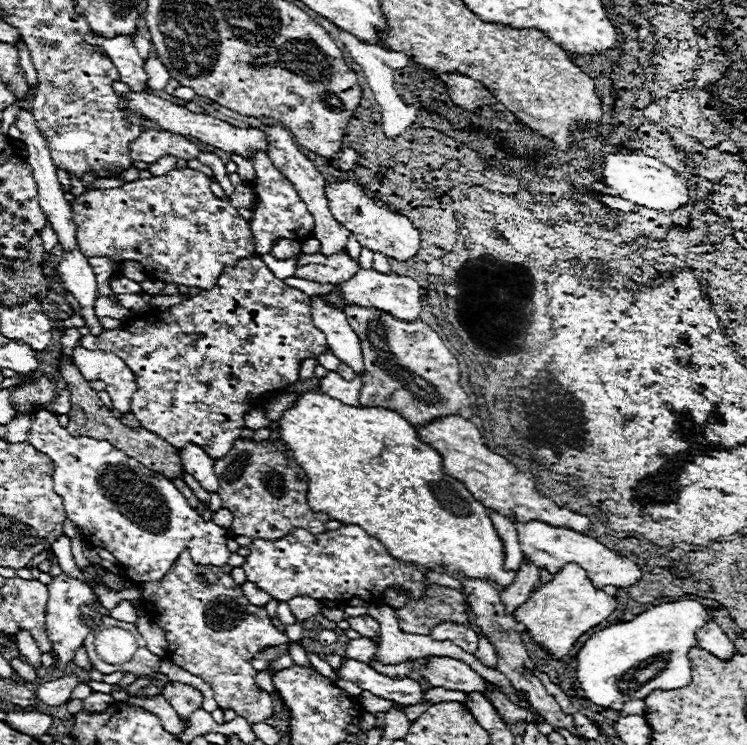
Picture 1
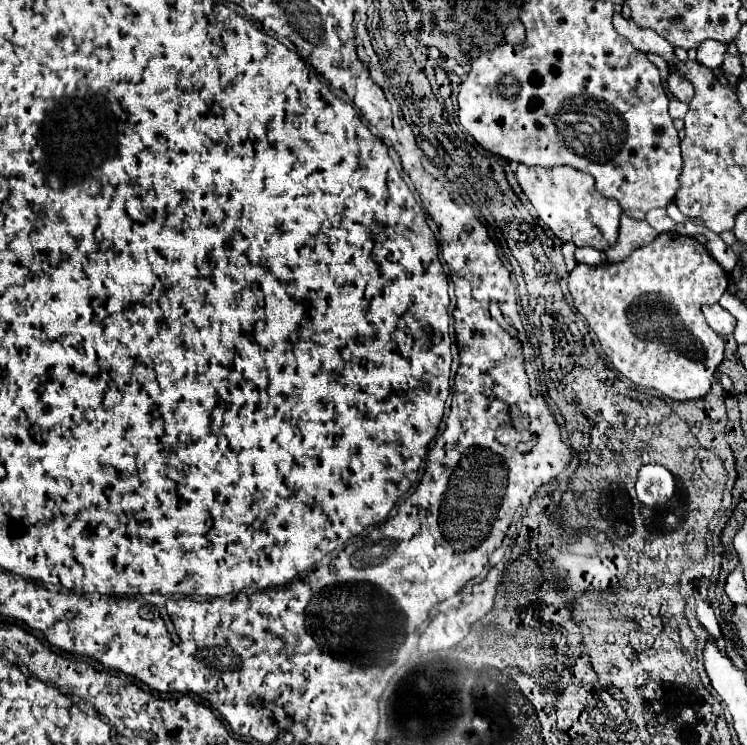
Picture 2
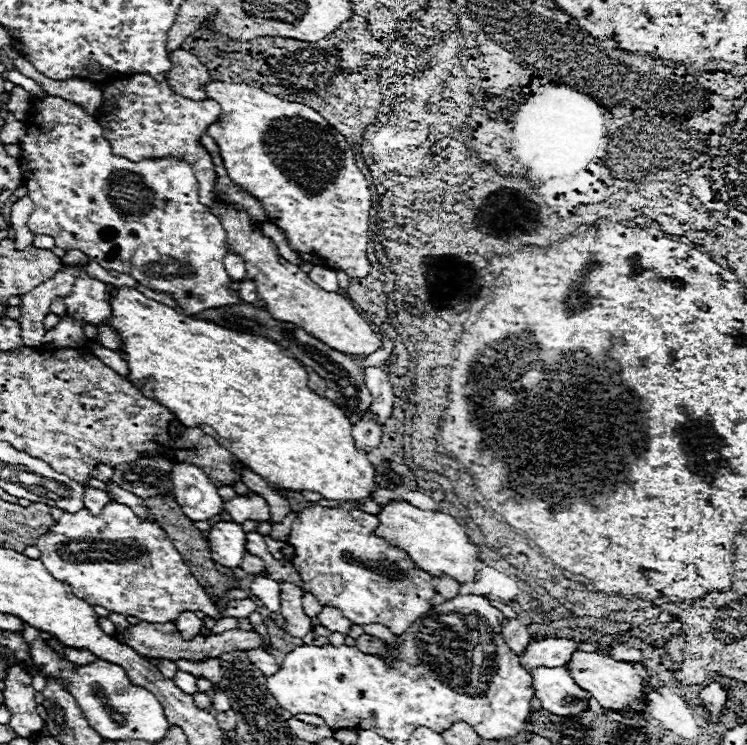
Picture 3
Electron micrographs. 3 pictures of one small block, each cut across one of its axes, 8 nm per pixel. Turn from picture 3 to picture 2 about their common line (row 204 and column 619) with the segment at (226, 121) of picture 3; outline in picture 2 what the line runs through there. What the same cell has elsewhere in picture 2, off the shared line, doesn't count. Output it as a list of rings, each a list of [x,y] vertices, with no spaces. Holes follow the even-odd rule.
[[[664,232],[654,242],[636,248],[624,262],[596,268],[576,264],[569,273],[568,288],[576,310],[590,322],[604,354],[628,380],[644,388],[654,388],[666,398],[680,402],[698,400],[710,392],[714,374],[724,358],[724,340],[708,328],[700,306],[720,300],[728,290],[728,272],[696,238]]]

